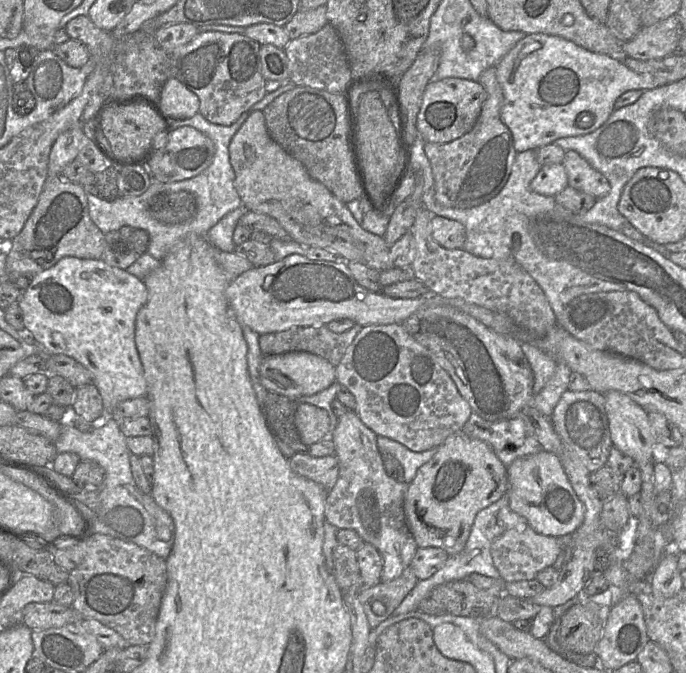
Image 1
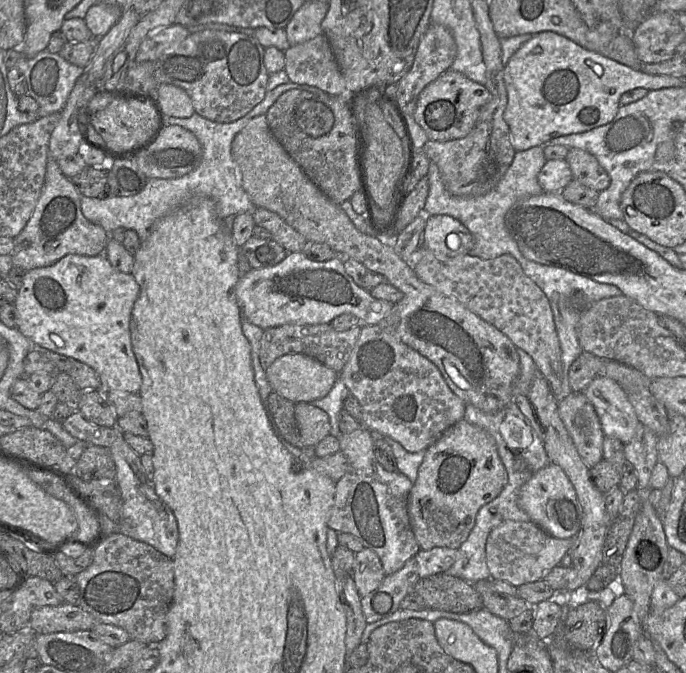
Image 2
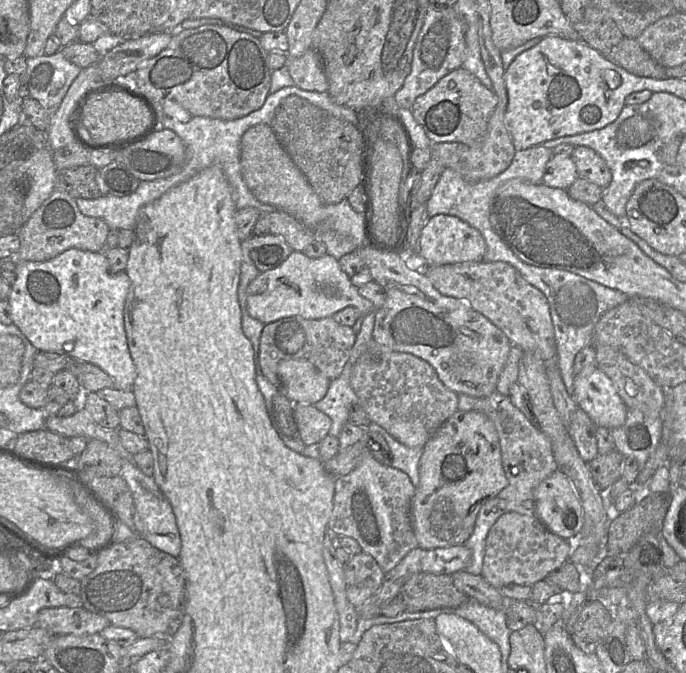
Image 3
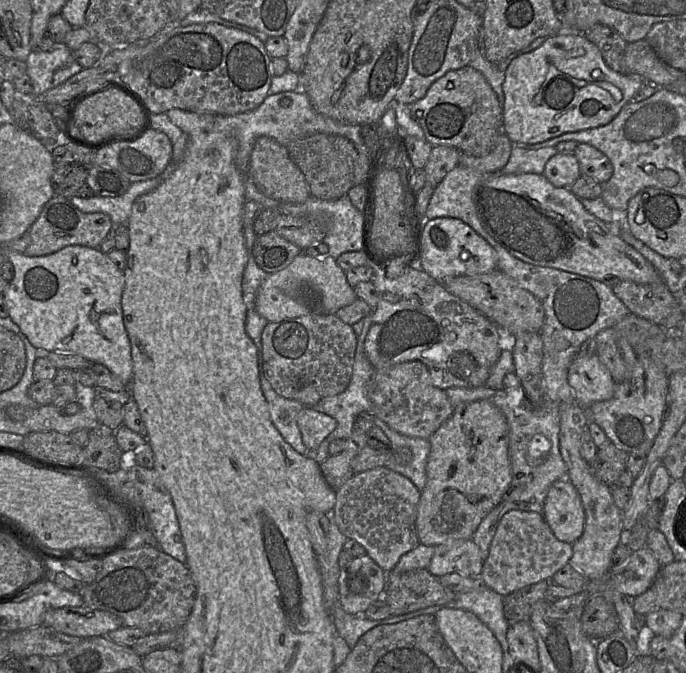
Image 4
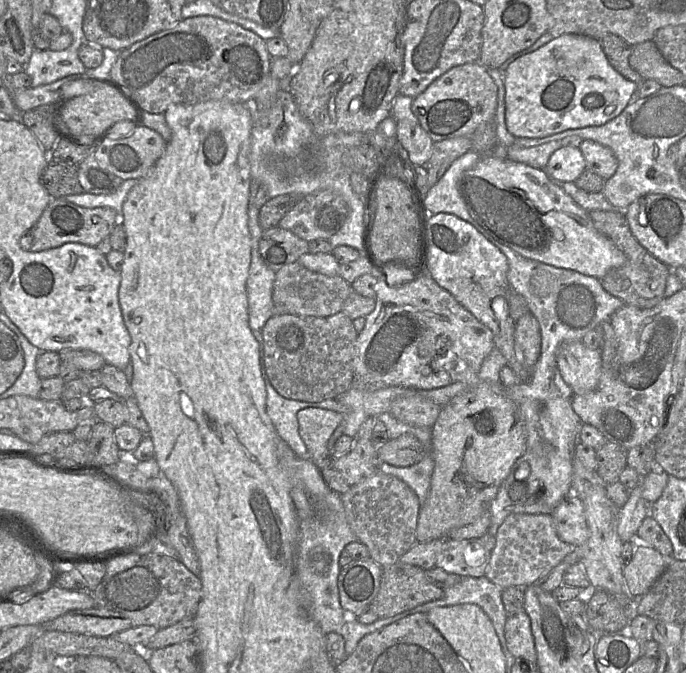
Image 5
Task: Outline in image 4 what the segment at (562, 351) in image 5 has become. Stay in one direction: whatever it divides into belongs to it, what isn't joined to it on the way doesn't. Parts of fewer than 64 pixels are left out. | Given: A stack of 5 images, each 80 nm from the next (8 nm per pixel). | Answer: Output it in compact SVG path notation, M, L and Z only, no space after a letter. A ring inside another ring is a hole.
M596 353L574 358L568 370L568 383L576 402L584 408L611 399L615 391L613 378Z

